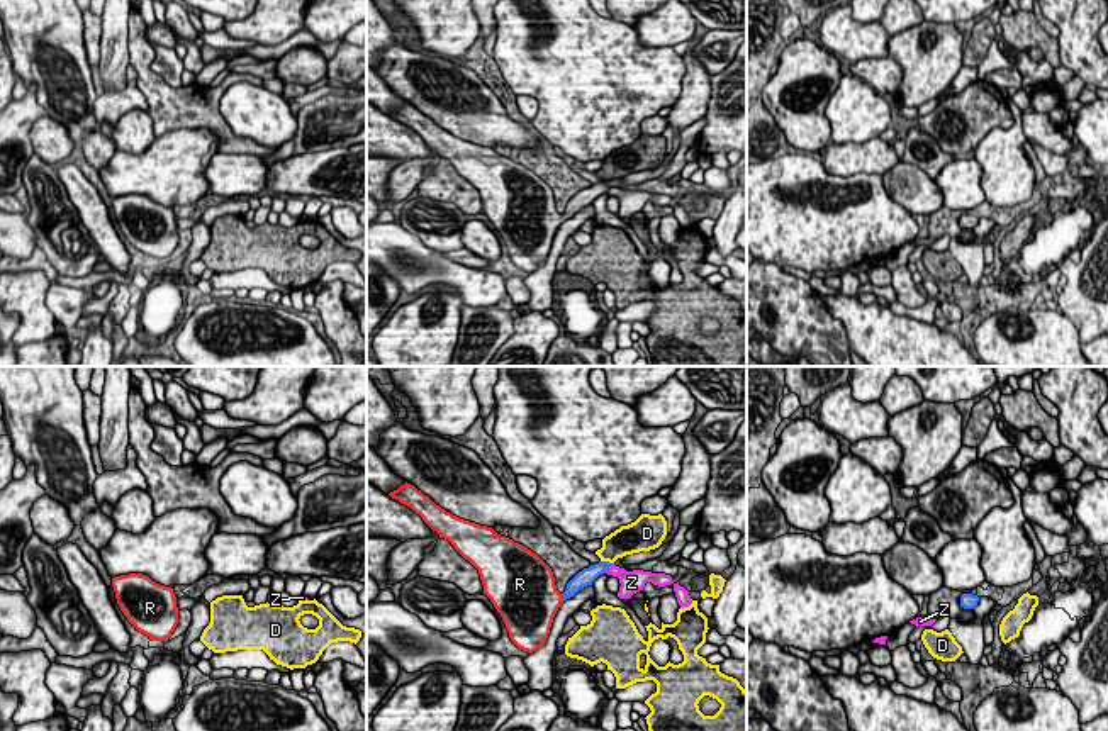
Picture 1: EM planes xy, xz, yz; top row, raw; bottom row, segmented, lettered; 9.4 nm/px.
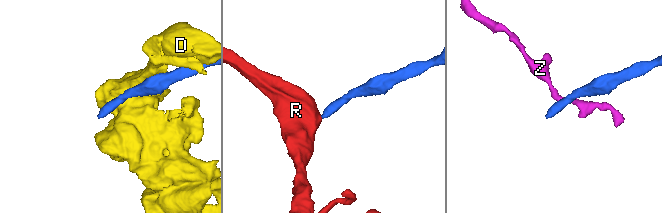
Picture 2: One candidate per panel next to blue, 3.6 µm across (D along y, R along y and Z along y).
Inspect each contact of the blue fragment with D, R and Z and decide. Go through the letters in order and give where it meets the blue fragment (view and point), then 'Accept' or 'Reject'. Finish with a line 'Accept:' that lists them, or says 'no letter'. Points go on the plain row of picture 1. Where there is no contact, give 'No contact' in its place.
D: Touches blue at xz (606, 182). Reject
R: Touches blue at xz (564, 217). Accept
Z: Touches blue at xz (608, 189). Reject
Accept: R

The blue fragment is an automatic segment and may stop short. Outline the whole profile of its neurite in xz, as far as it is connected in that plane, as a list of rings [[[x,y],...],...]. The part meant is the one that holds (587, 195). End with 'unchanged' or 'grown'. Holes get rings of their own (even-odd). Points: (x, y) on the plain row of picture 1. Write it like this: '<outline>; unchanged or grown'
[[[407,102],[389,115],[419,134],[478,190],[484,214],[501,234],[511,261],[528,273],[545,265],[562,222],[592,205],[613,185],[599,181],[584,188],[560,214],[551,188],[526,166],[497,154],[492,148],[446,132]]]; grown

